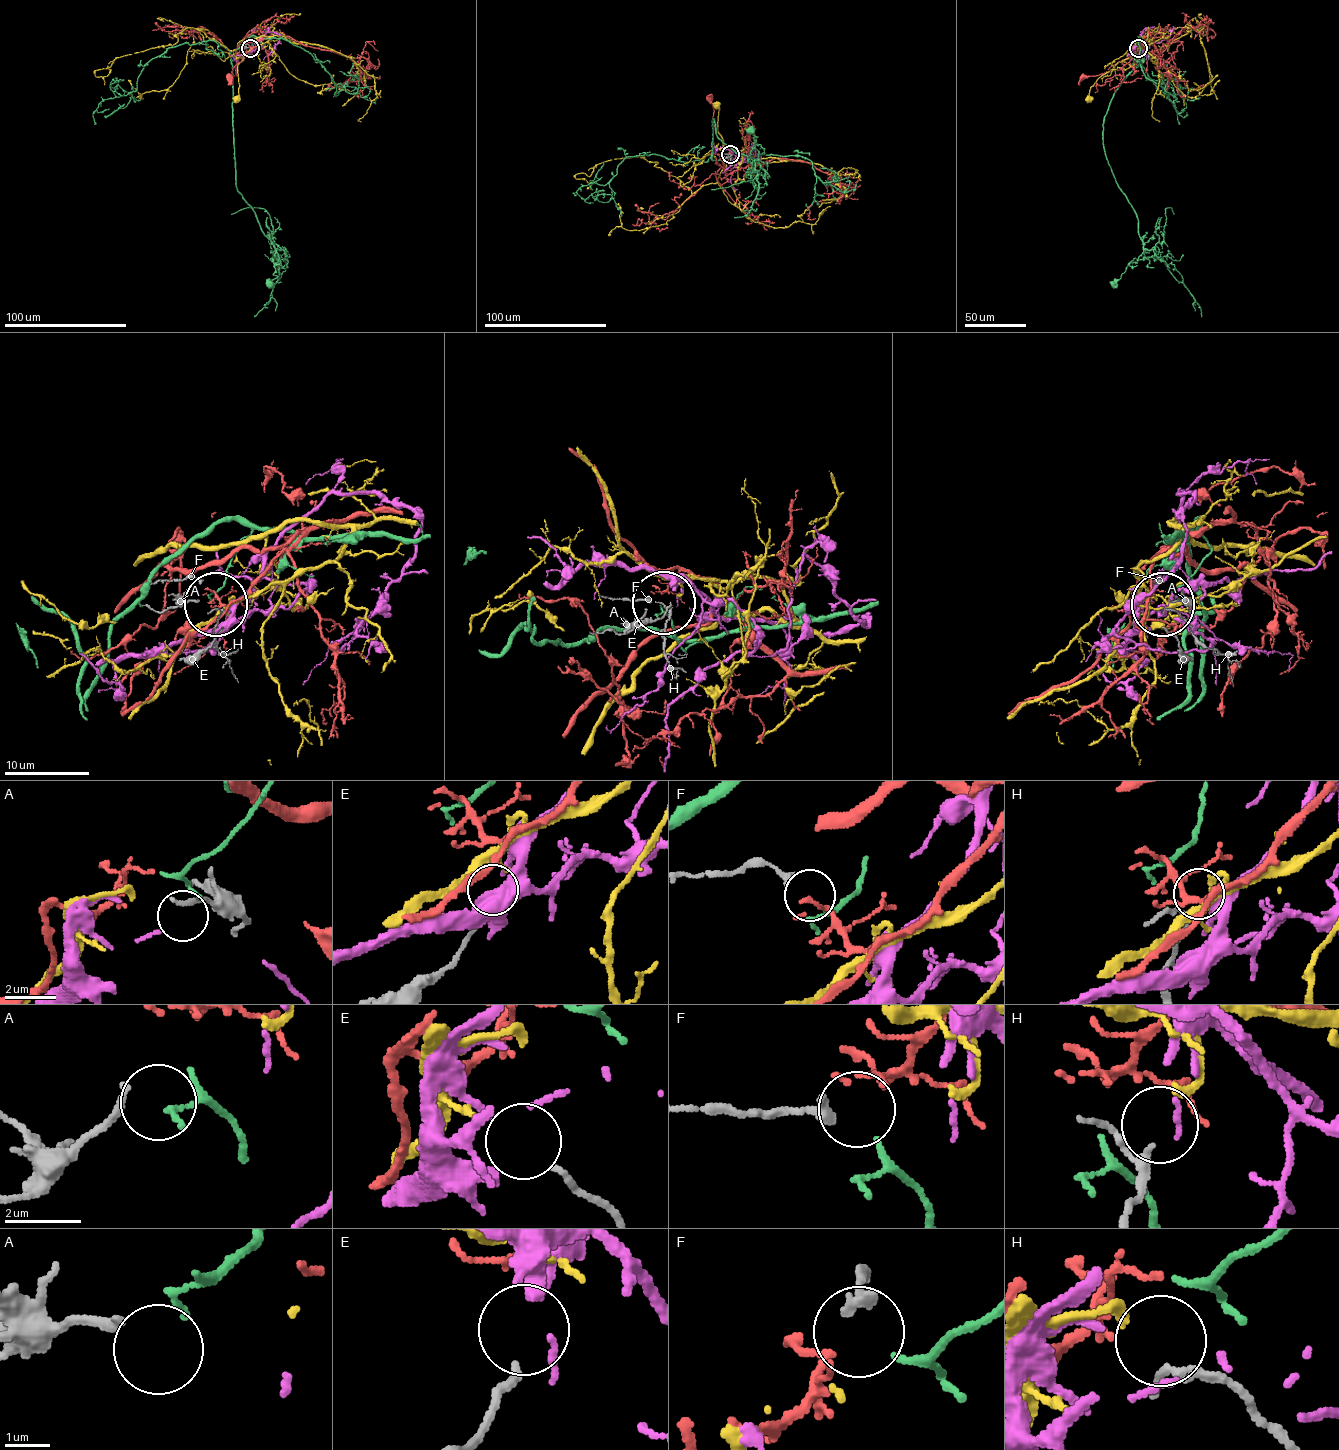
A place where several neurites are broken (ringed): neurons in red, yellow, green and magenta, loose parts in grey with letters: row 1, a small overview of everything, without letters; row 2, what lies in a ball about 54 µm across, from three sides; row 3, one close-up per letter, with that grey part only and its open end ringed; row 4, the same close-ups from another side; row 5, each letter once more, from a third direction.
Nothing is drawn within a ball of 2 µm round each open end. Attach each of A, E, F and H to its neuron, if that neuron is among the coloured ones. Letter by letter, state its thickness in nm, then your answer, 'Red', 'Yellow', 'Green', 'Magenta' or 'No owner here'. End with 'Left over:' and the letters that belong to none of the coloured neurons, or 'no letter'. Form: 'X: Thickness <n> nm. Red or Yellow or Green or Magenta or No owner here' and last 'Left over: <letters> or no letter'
A: Thickness 180 nm. No owner here
E: Thickness 180 nm. Magenta
F: Thickness 300 nm. Red
H: Thickness 170 nm. Yellow
Left over: A

